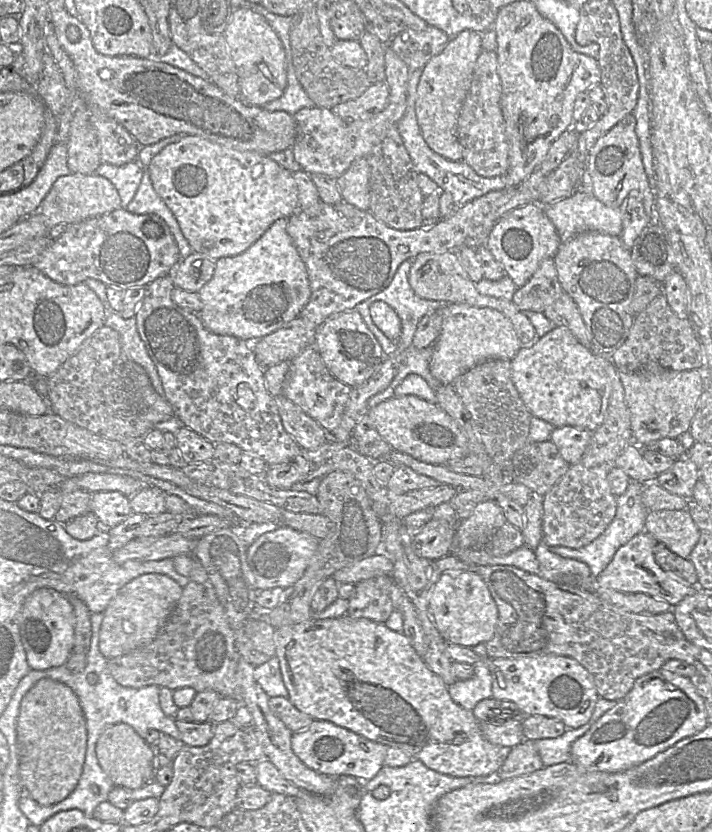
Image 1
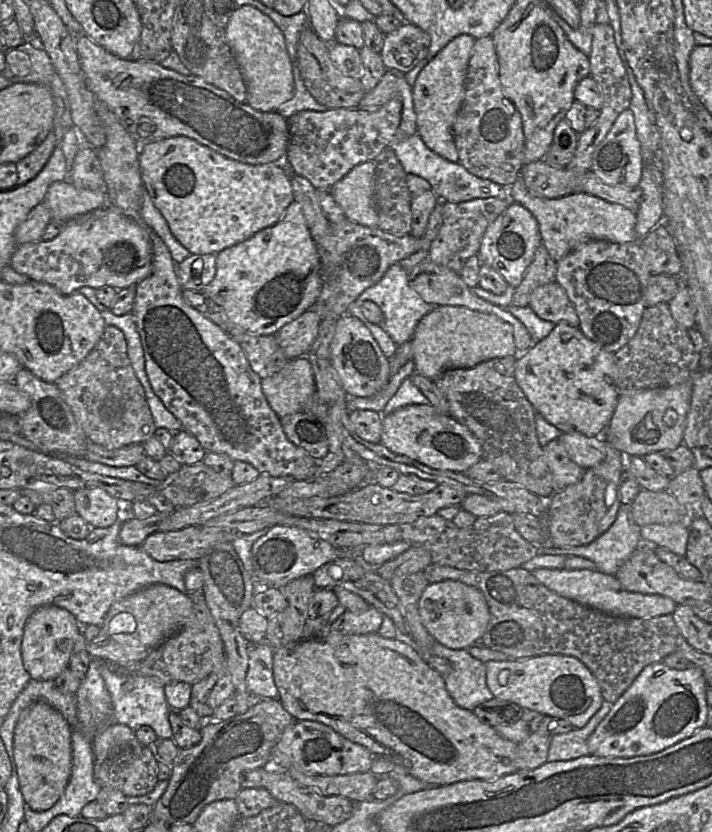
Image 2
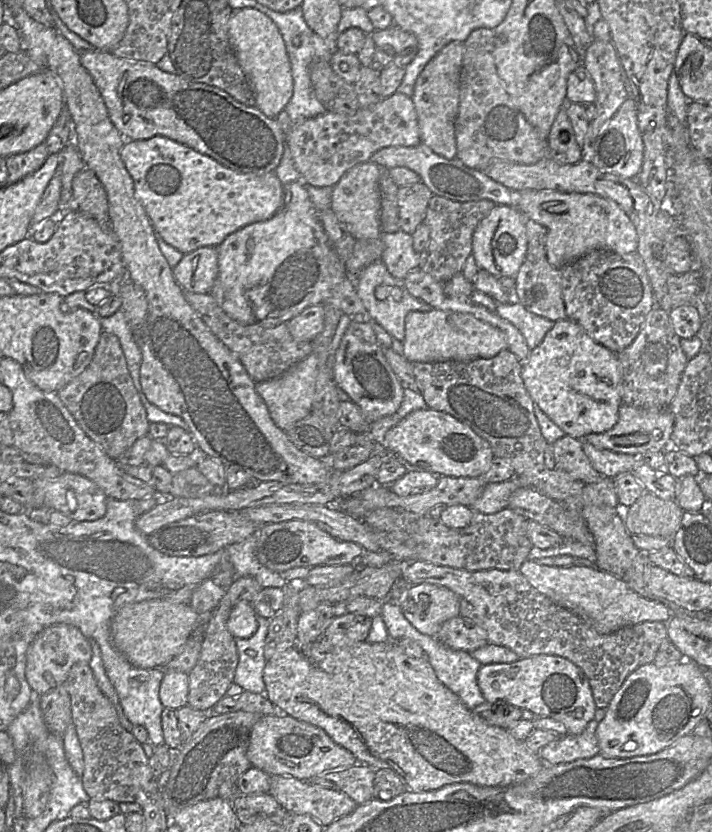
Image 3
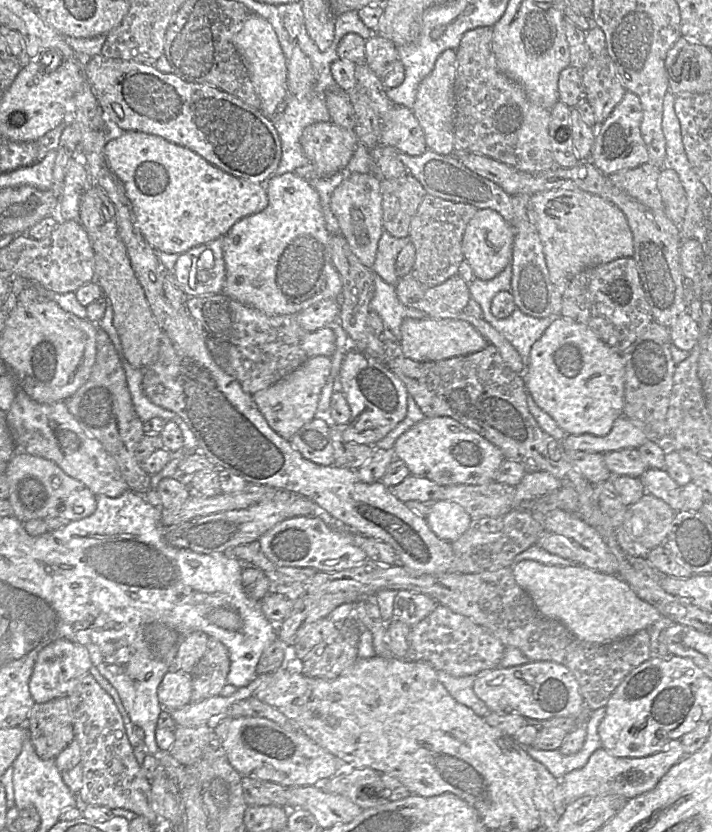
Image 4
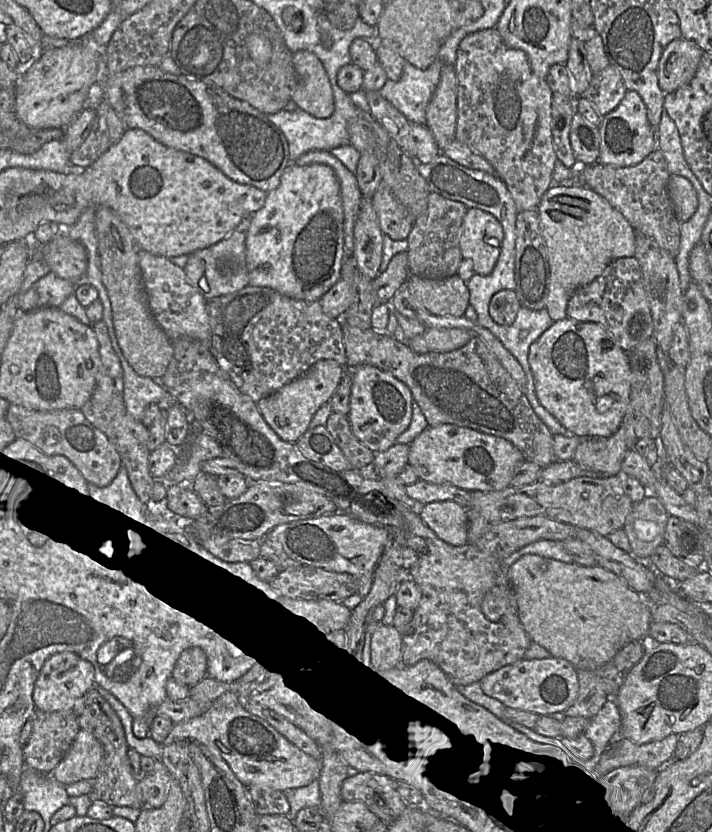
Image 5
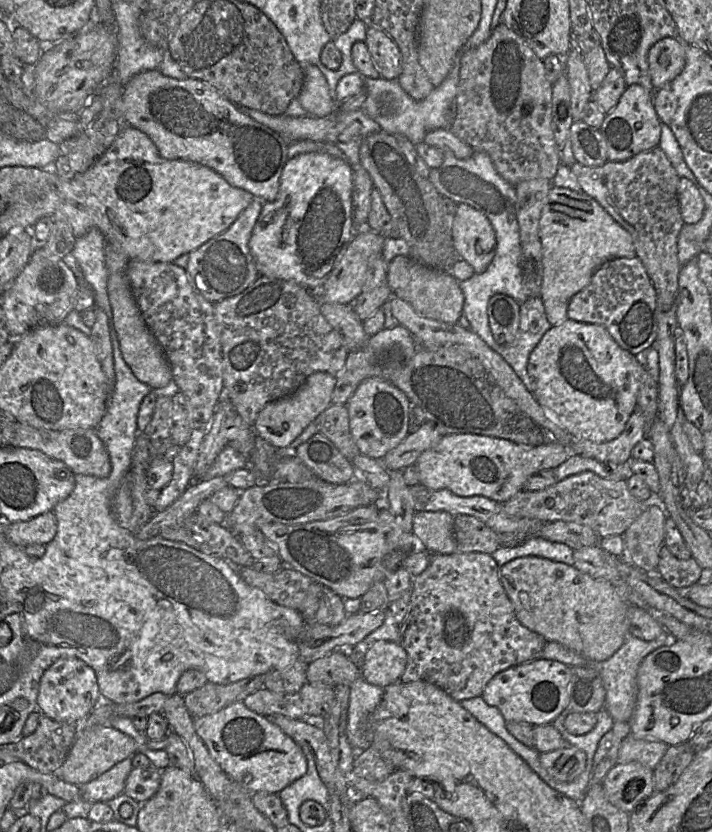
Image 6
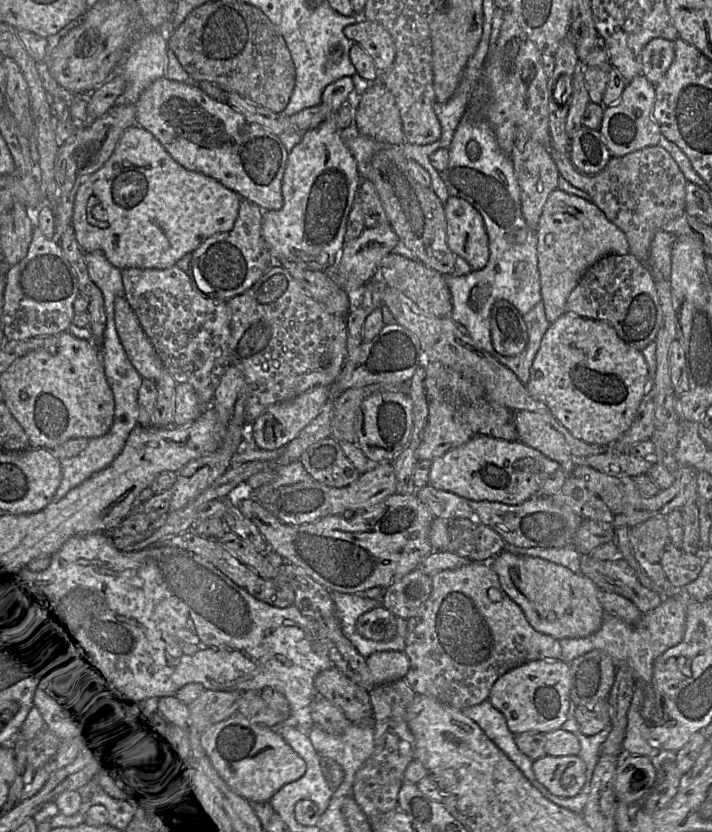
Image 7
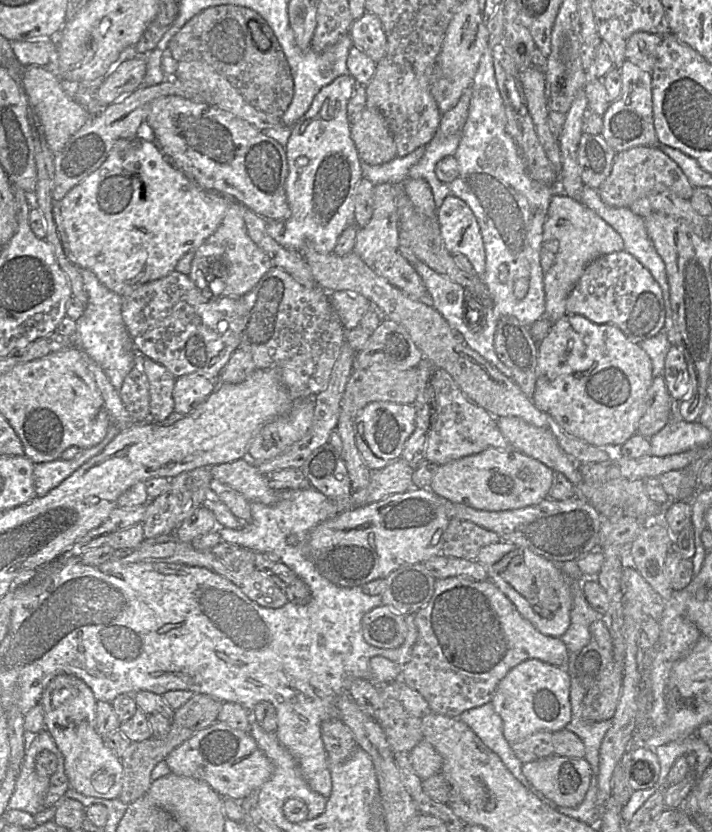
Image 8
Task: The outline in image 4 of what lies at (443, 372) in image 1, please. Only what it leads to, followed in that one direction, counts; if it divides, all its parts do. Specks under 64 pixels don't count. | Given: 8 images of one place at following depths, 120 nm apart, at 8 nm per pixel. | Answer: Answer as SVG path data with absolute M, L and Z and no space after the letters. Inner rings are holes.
M405 318L401 324L399 344L403 354L415 361L435 361L463 356L484 349L488 342L469 323L452 319Z

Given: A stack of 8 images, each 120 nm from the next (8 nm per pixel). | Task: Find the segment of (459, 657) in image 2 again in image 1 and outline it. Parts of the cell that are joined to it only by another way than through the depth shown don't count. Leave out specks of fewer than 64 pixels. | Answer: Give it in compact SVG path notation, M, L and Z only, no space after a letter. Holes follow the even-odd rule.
M478 661L473 664L473 668L472 678L457 680L448 686L452 700L469 711L472 711L479 701L492 697L491 673L487 664Z

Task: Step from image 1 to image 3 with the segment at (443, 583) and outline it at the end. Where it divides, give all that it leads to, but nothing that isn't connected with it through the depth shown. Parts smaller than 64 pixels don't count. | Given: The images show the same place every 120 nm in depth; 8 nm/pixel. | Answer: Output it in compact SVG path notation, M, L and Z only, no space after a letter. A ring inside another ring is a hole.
M428 583L412 585L398 598L405 618L422 634L435 637L441 625L459 616L458 596L450 589Z

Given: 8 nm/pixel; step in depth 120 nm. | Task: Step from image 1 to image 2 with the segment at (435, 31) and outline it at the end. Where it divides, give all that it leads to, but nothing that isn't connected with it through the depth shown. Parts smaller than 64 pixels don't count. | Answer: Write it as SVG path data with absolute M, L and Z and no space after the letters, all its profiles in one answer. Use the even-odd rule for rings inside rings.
M403 22L396 30L385 34L380 54L388 70L405 74L427 57L430 44L431 37L427 32Z

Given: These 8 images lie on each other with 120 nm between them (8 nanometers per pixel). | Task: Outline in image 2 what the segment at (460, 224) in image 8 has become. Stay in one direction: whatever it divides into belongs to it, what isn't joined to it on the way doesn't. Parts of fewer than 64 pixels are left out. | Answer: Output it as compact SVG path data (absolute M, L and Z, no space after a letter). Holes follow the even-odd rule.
M511 202L507 209L491 223L481 240L479 261L496 270L508 283L516 288L530 266L536 249L542 244L539 224L524 206Z

